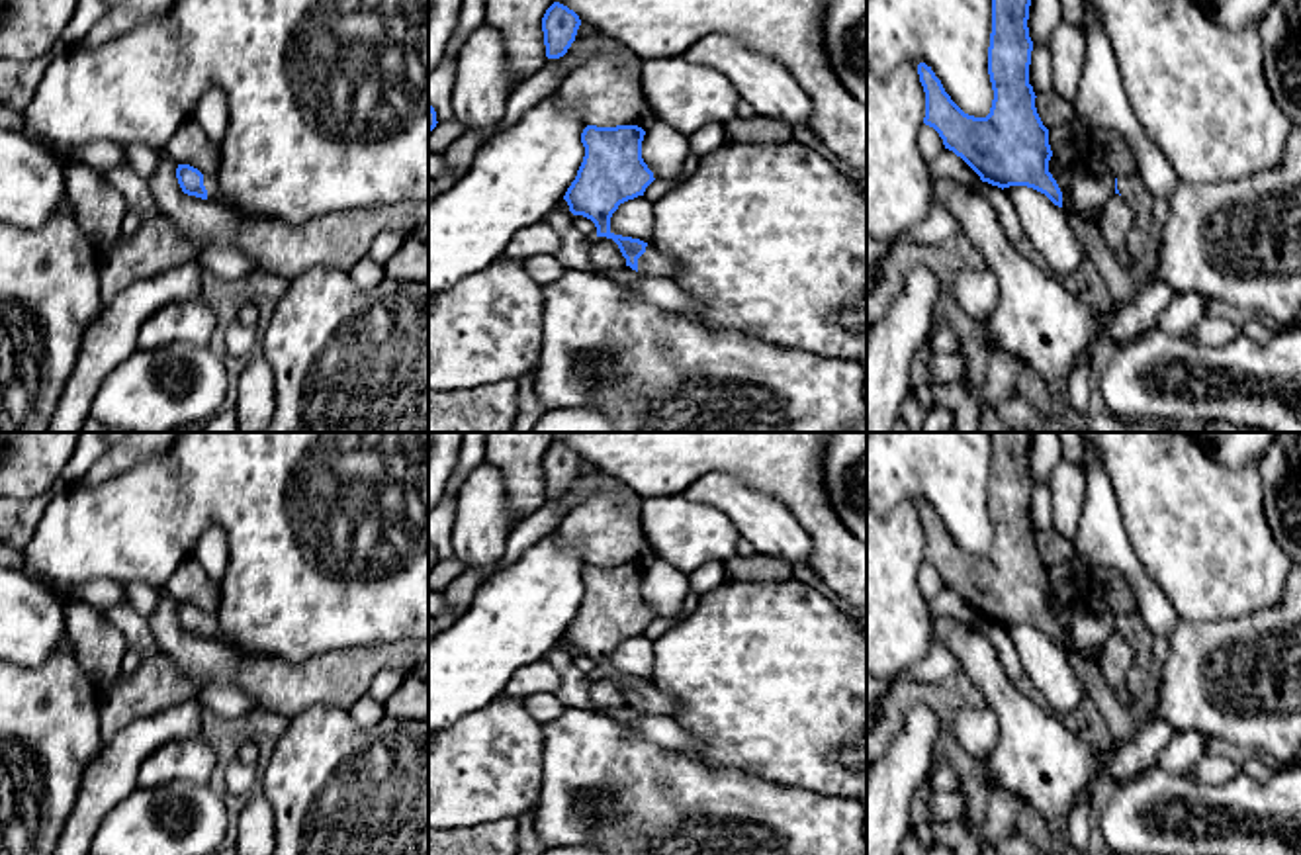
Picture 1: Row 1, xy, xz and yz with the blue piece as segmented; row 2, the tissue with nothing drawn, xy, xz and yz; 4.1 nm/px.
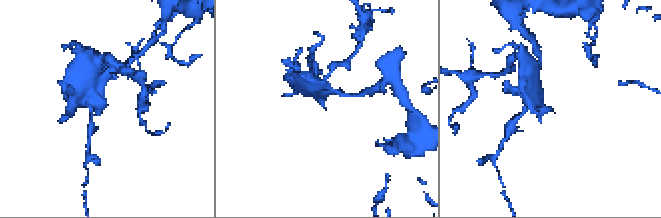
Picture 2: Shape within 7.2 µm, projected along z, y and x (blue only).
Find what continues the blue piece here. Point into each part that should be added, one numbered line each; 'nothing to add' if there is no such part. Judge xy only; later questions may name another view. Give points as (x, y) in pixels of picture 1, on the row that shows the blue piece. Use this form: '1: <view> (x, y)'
1: xy (214, 194)

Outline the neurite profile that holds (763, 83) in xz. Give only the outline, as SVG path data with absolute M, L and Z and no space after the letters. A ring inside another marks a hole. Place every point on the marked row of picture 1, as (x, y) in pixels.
M708 33L689 45L683 57L730 78L755 115L786 125L808 123L814 106L792 74L773 57L722 33Z

